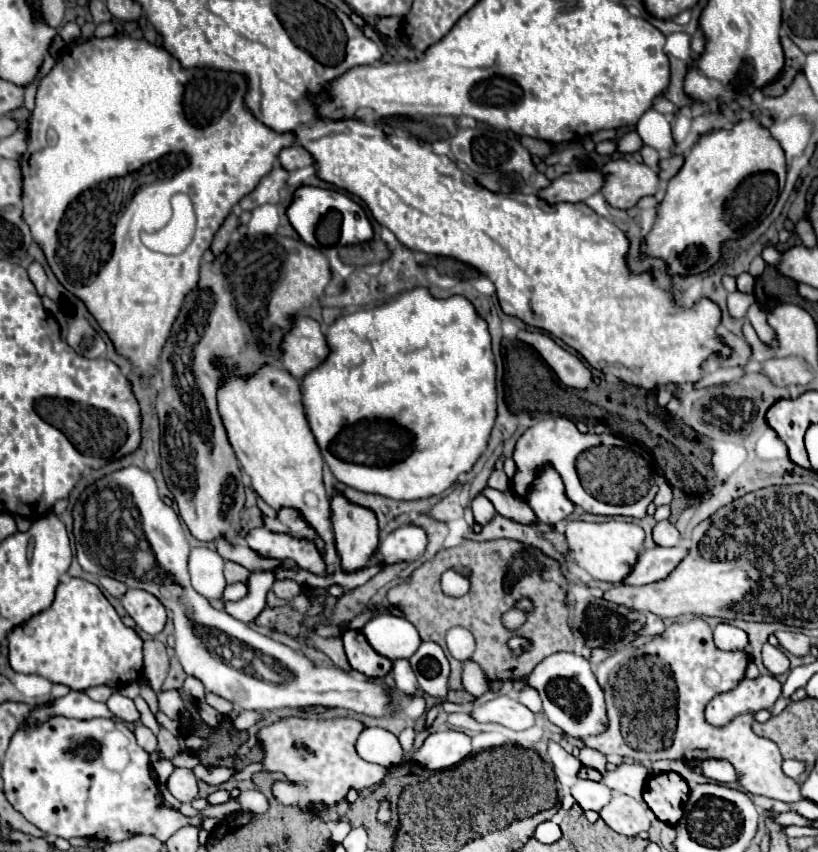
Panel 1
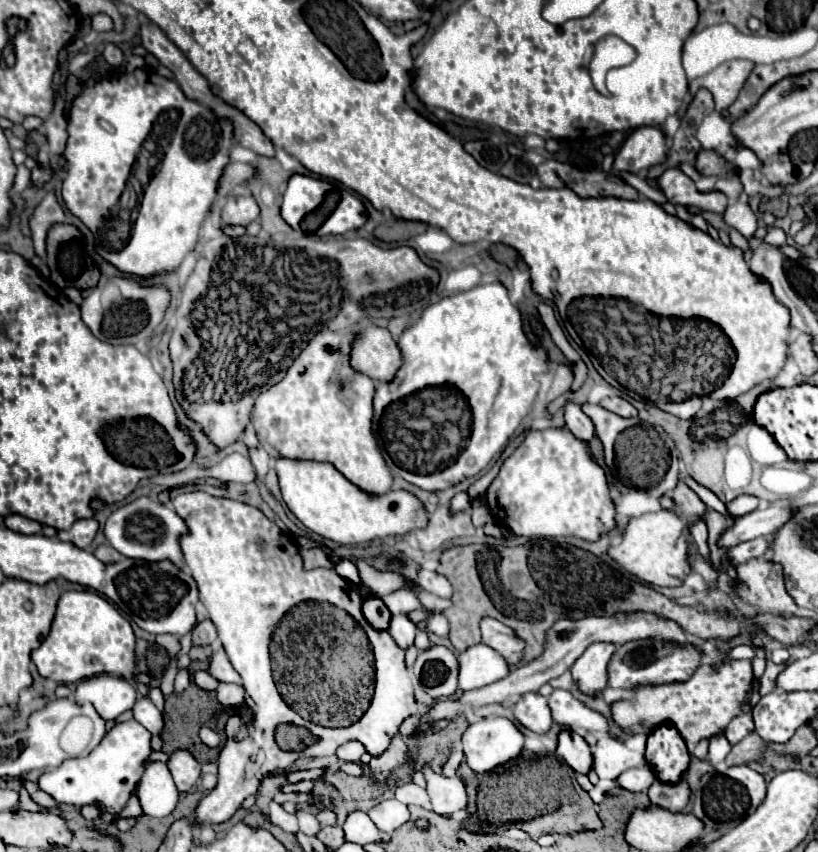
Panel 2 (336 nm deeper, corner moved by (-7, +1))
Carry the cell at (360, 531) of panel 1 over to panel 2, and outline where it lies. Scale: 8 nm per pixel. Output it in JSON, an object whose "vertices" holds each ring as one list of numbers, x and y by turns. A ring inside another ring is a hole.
{"vertices":[[321,330,319,334,315,334,315,338,311,338,311,342,287,368,285,378,275,386,271,386,267,392,259,394,251,412,251,422,255,430,265,432,265,442,275,450,277,456,291,460,329,462,361,490,369,494,385,494,391,490,393,476,373,436,371,420,373,420,373,394,377,384,349,364,353,340,355,334,351,330,341,332]]}

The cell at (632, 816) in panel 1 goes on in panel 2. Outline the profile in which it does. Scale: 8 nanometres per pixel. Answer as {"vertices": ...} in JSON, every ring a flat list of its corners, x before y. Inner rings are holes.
{"vertices":[[679,780,675,784,655,782,655,786,649,790,649,800,669,810,683,810,691,800,691,788,685,780]]}

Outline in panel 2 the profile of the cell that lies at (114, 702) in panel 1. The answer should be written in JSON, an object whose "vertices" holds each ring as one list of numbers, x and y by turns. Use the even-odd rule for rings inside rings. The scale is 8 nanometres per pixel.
{"vertices":[[119,676,85,678,75,688,75,704,91,702,103,720,115,720,135,704,135,686]]}

